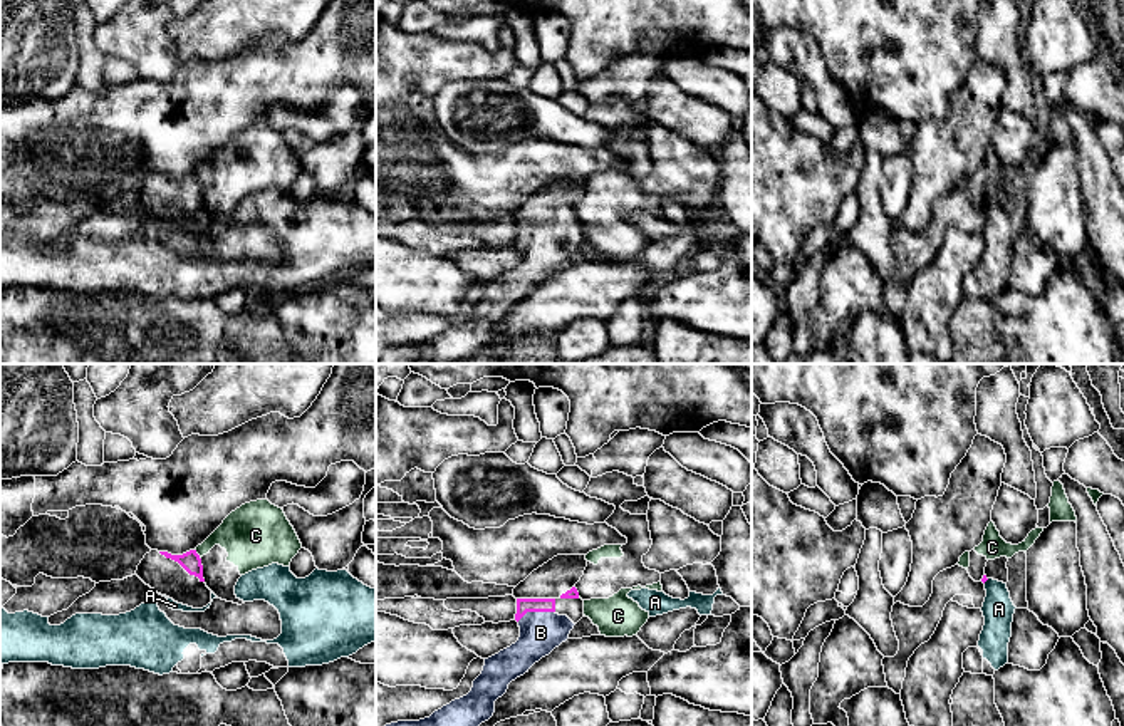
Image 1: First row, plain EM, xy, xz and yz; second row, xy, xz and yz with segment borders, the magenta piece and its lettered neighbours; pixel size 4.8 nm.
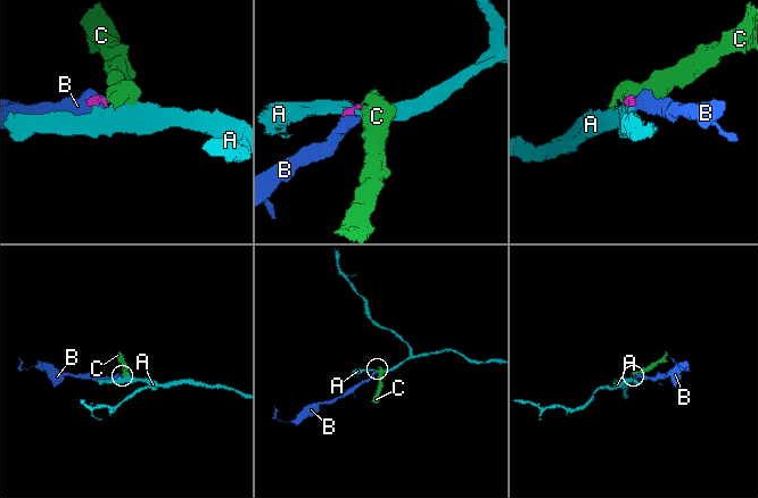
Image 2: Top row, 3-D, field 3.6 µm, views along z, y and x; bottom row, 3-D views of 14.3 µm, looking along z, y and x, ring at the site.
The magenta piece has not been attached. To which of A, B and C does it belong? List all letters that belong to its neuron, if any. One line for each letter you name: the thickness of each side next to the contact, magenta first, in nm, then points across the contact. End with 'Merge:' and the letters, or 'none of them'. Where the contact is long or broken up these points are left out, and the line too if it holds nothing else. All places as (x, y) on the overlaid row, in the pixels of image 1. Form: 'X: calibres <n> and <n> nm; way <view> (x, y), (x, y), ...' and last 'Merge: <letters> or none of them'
B: calibres 70 and 200 nm; way xz (524, 606), (535, 611), (541, 632)
Merge: B

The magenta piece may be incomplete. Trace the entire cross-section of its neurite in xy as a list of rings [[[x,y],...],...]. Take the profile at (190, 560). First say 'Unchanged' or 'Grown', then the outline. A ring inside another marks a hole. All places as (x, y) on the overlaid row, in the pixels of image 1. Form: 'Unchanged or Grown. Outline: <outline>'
Grown. Outline: [[[151,550],[138,565],[136,575],[158,594],[178,604],[203,609],[211,602],[211,590],[205,583],[196,550],[183,555]]]

